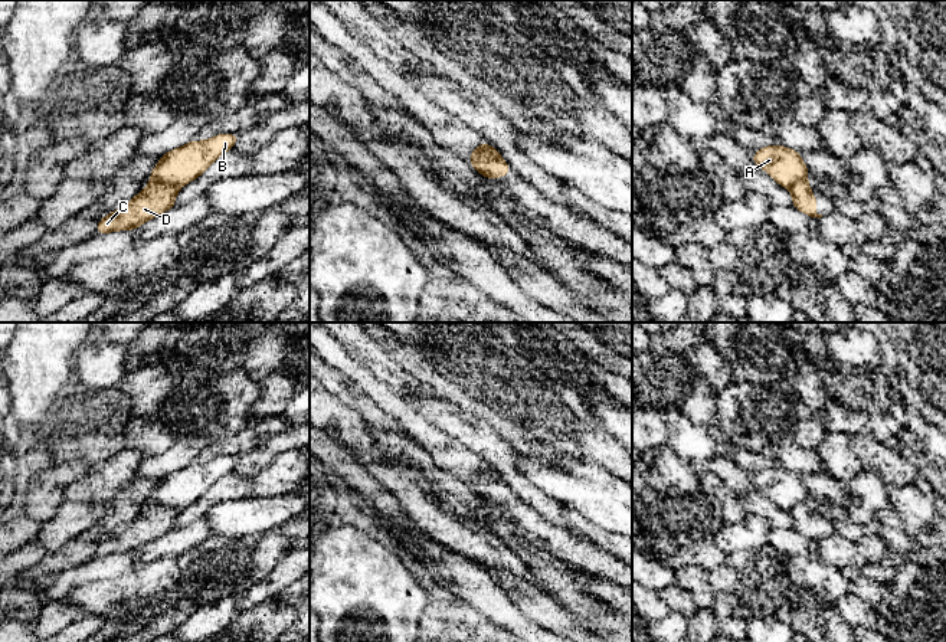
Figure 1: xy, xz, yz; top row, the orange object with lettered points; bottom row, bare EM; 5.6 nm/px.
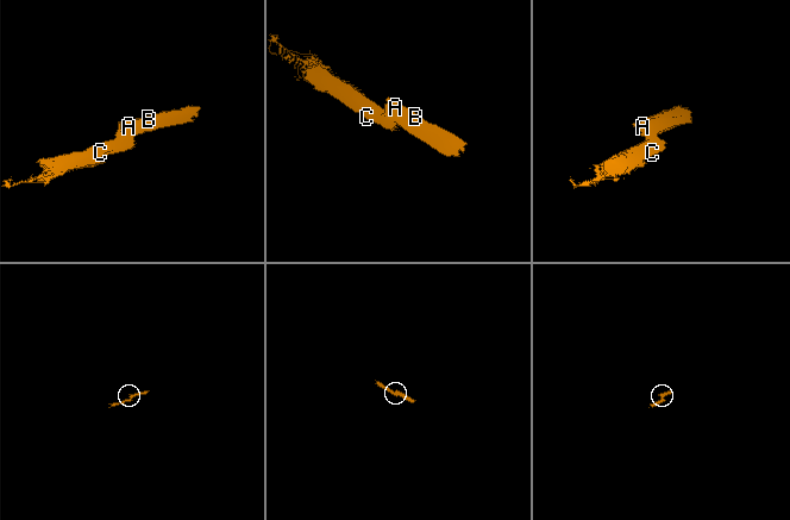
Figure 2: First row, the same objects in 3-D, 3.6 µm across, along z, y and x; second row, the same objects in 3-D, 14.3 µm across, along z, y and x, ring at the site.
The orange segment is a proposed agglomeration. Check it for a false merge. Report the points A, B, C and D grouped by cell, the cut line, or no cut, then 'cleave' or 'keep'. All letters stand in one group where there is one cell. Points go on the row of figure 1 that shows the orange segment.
A B / C D; cut in xz along (470, 157), (491, 156), (501, 160); cleave

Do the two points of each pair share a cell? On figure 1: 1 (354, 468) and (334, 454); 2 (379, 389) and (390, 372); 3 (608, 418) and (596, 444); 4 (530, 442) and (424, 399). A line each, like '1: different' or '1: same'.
1: same
2: different
3: different
4: different

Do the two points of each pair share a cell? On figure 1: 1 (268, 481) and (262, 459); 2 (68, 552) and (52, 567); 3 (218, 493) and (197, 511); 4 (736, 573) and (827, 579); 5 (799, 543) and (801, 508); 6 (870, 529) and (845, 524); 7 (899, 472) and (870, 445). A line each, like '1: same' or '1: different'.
1: different
2: same
3: same
4: same
5: different
6: same
7: same

